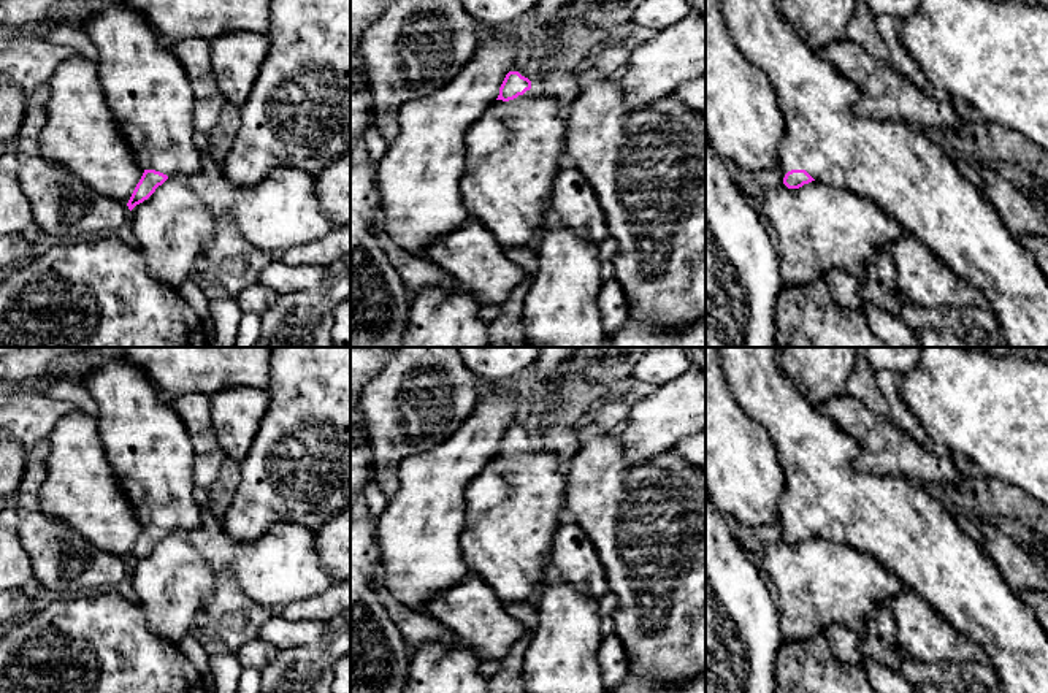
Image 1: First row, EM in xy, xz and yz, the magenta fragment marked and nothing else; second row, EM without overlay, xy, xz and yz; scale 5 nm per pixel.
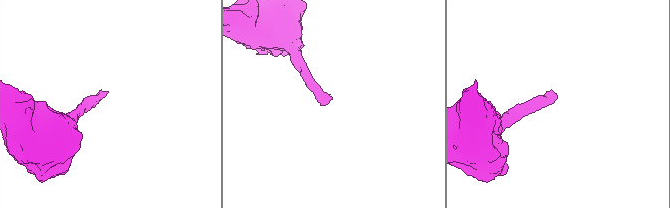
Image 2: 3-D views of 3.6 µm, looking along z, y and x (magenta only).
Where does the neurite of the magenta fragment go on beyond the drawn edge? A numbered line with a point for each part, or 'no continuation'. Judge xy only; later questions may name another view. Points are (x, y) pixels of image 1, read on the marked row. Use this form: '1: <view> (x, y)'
1: xy (146, 88)

